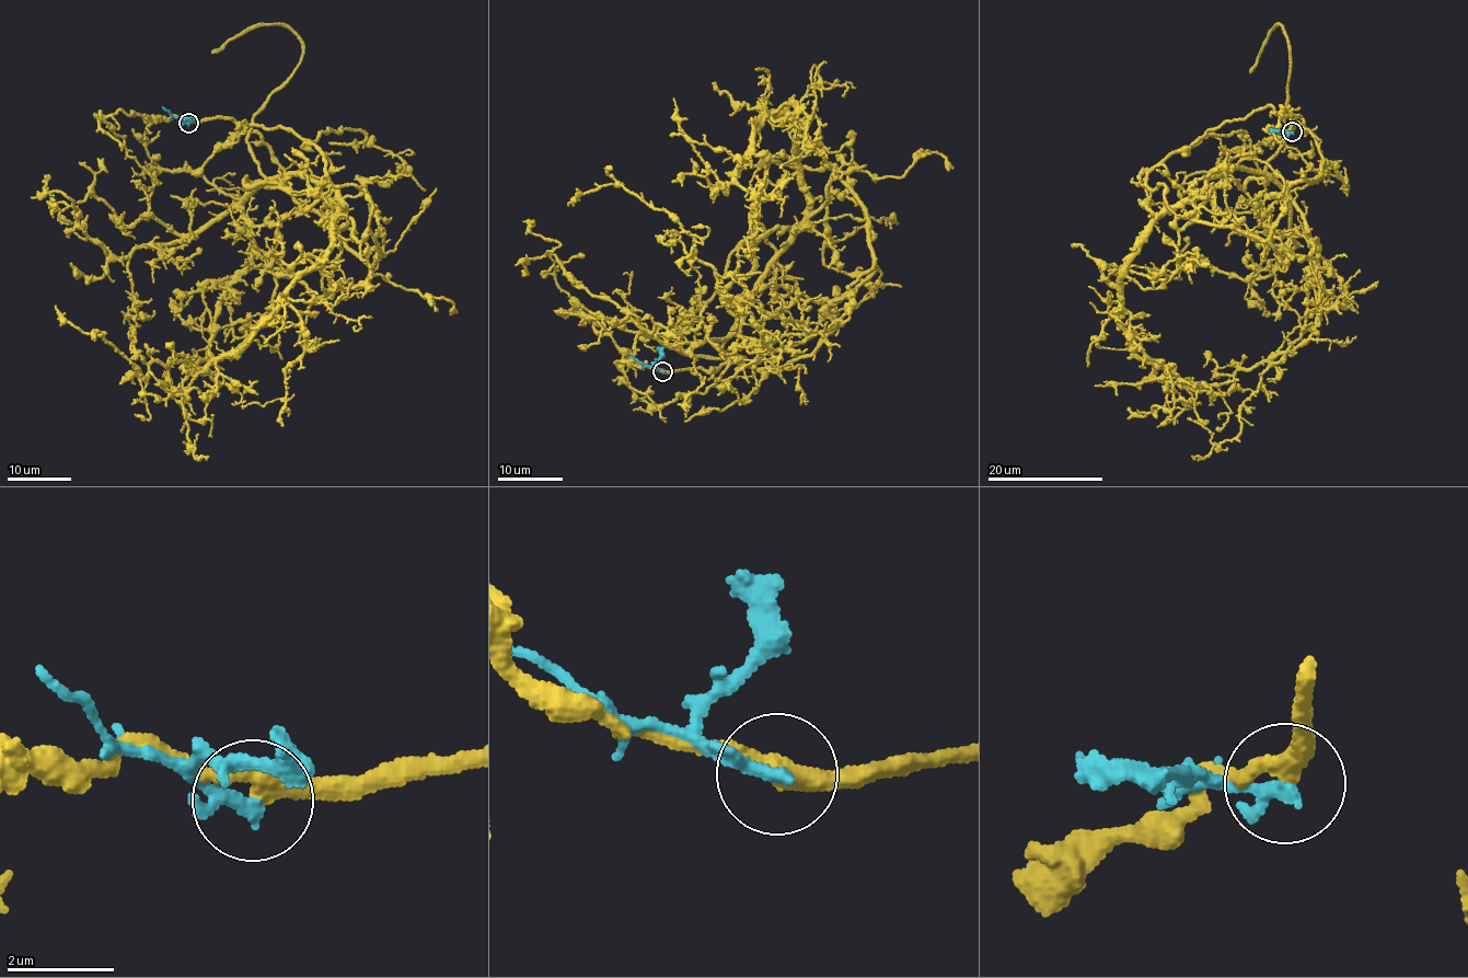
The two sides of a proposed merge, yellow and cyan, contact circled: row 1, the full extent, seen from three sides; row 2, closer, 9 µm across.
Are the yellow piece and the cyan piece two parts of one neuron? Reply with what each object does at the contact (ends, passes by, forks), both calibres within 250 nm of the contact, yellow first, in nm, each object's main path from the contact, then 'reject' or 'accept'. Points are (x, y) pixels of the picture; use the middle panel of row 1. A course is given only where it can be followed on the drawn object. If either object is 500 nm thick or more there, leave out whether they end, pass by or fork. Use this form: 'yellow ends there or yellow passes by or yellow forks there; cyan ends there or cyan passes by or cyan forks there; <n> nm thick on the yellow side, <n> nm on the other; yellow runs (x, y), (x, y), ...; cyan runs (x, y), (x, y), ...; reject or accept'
yellow passes by; cyan ends there; 320 nm thick on the yellow side, 300 nm on the other; yellow runs (662, 371), (622, 368), (656, 404), (723, 372), (808, 200), (789, 117), (767, 108), (723, 183), (672, 99); cyan runs (662, 371), (628, 356); reject

